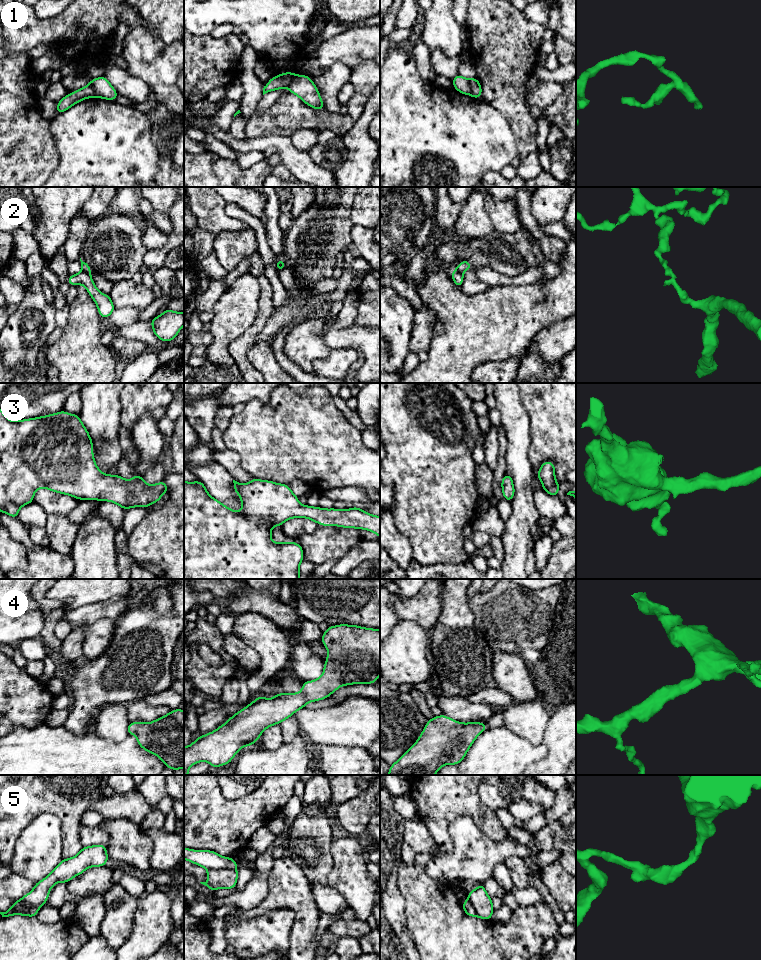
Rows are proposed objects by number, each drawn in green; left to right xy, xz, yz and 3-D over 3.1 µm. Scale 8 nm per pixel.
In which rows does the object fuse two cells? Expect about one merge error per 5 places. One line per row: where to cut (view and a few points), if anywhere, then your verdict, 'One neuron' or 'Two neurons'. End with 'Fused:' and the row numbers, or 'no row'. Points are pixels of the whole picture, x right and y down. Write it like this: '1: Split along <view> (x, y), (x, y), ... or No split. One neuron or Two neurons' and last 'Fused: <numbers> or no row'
1: Split along yz (468, 79), (471, 94). Two neurons
2: Split along xy (82, 269), (89, 273). Two neurons
3: No split. One neuron
4: No split. One neuron
5: Split along xz (235, 867), (210, 868), (208, 870). Two neurons
Fused: 1, 2, 5

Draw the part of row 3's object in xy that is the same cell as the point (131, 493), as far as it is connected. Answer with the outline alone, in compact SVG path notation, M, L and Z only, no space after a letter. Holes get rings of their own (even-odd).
M0 409L0 512L18 519L18 512L25 504L34 502L37 489L70 495L78 500L110 501L126 511L132 507L148 507L158 502L169 488L164 481L153 485L145 483L143 476L136 474L131 480L120 475L103 474L93 456L93 442L79 415L64 410L42 417L11 421Z

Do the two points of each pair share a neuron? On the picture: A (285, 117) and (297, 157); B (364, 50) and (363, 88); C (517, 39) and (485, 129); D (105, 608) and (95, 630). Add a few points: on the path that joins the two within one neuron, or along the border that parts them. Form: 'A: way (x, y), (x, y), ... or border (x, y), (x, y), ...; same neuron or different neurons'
A: border (266, 134), (282, 134), (289, 137); different neurons
B: border (369, 59), (365, 59), (351, 68); different neurons
C: border (485, 100), (505, 118), (508, 125); different neurons
D: border (114, 619), (99, 618), (88, 624); different neurons

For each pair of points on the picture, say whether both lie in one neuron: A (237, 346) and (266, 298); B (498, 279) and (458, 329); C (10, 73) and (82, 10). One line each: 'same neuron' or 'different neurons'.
A: same neuron
B: different neurons
C: different neurons

